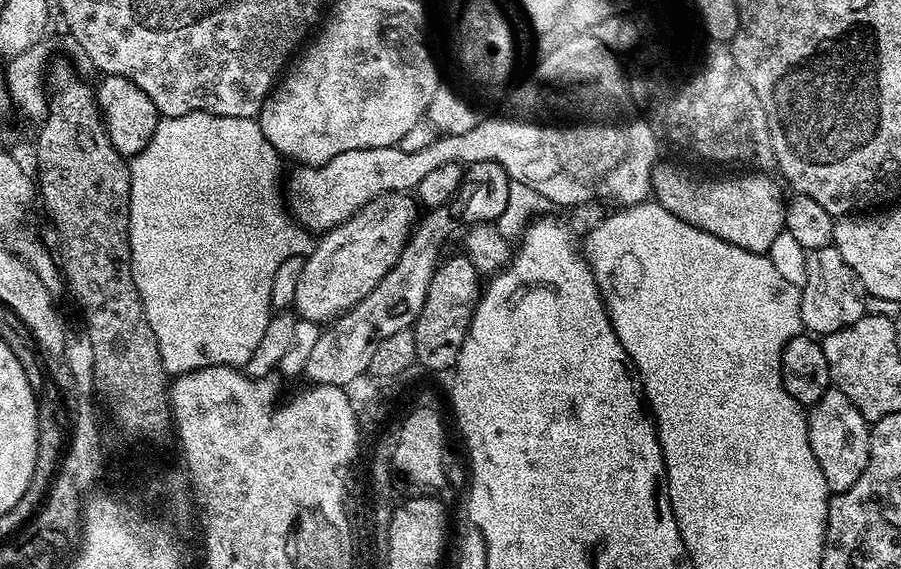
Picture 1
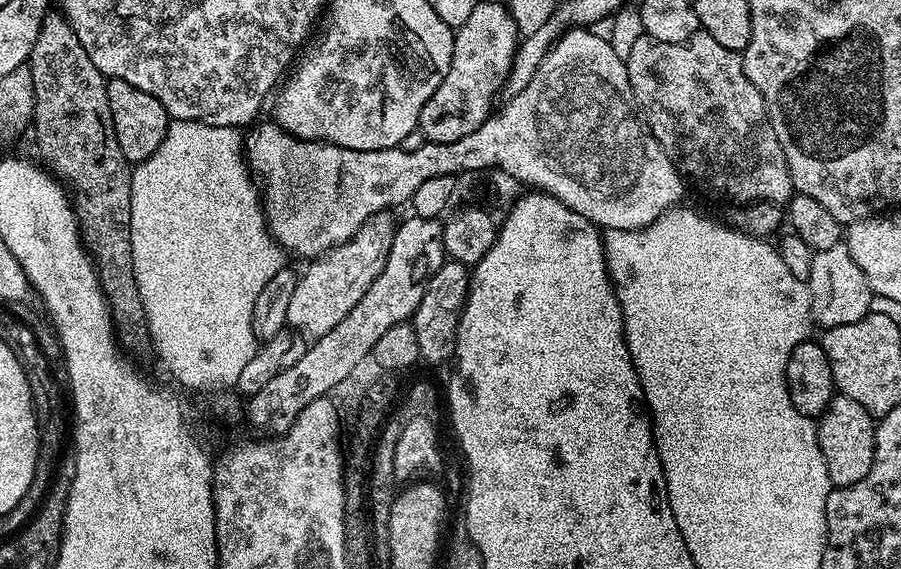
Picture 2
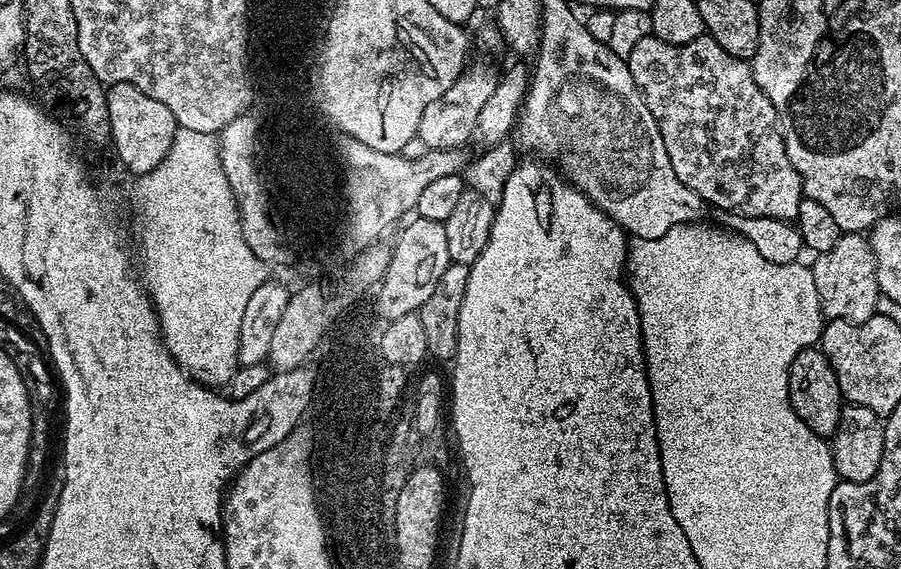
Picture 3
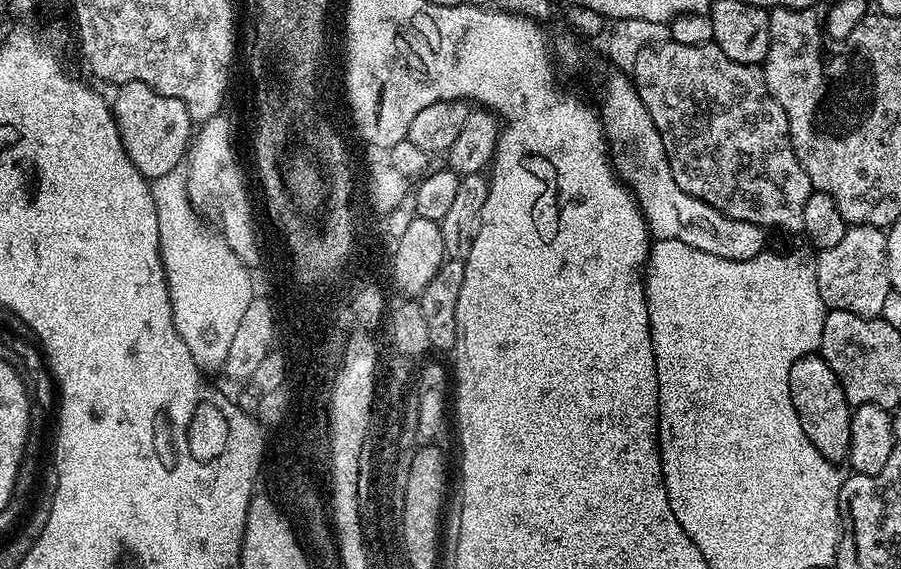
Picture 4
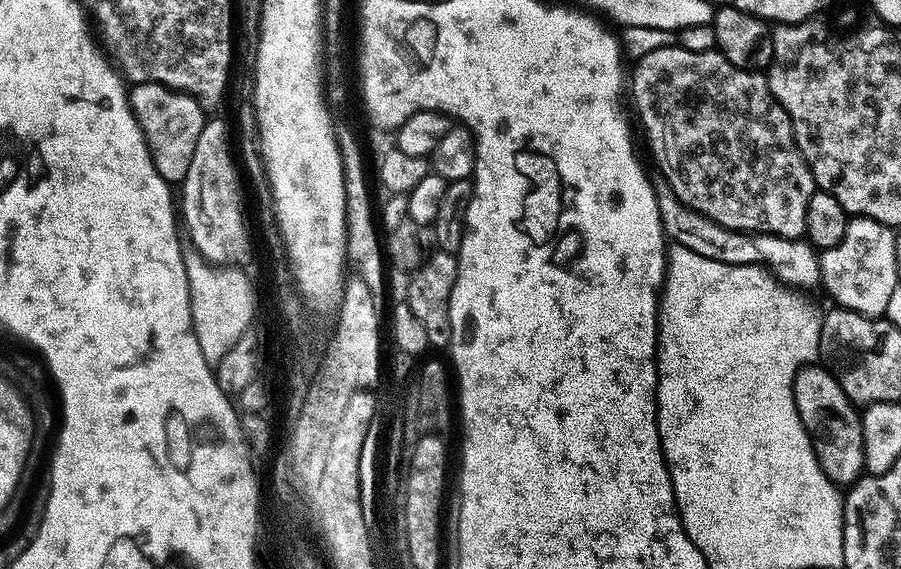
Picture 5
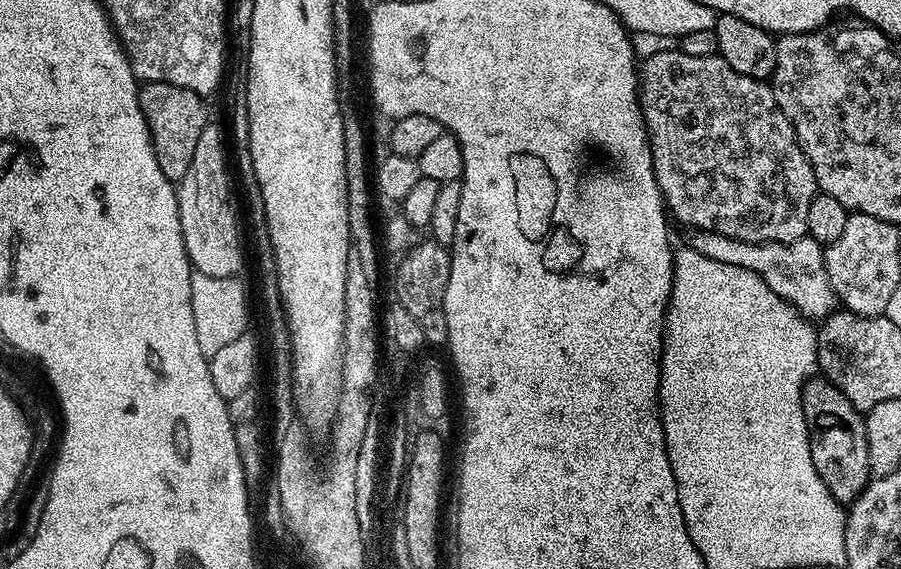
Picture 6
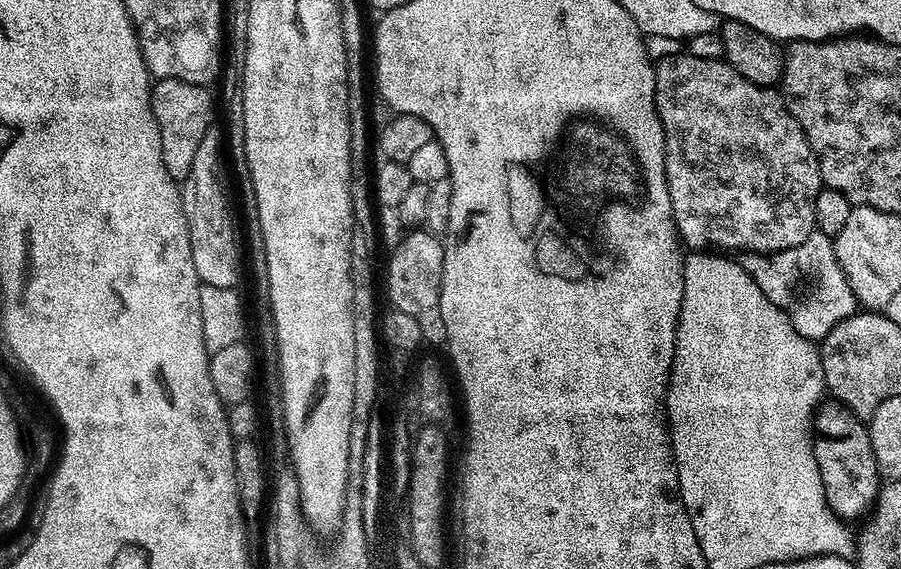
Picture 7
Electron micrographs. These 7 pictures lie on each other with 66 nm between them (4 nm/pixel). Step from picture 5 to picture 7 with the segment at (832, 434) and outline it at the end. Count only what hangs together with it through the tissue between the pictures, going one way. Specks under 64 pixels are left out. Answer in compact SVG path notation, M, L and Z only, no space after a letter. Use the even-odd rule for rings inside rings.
M821 403L814 417L812 453L820 467L826 502L832 513L845 522L867 517L882 487L868 424L843 404Z

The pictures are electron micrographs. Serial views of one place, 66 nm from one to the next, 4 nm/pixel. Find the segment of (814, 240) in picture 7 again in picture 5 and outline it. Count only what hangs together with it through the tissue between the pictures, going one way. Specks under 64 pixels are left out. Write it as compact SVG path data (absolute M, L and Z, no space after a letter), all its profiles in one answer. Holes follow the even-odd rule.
M667 182L657 183L655 189L664 235L672 244L686 246L694 250L694 254L702 254L702 258L714 258L714 262L761 265L785 284L802 290L809 290L808 288L820 284L820 258L817 249L813 248L807 239L787 240L765 232L739 232L733 228L724 228L686 207L672 193Z

